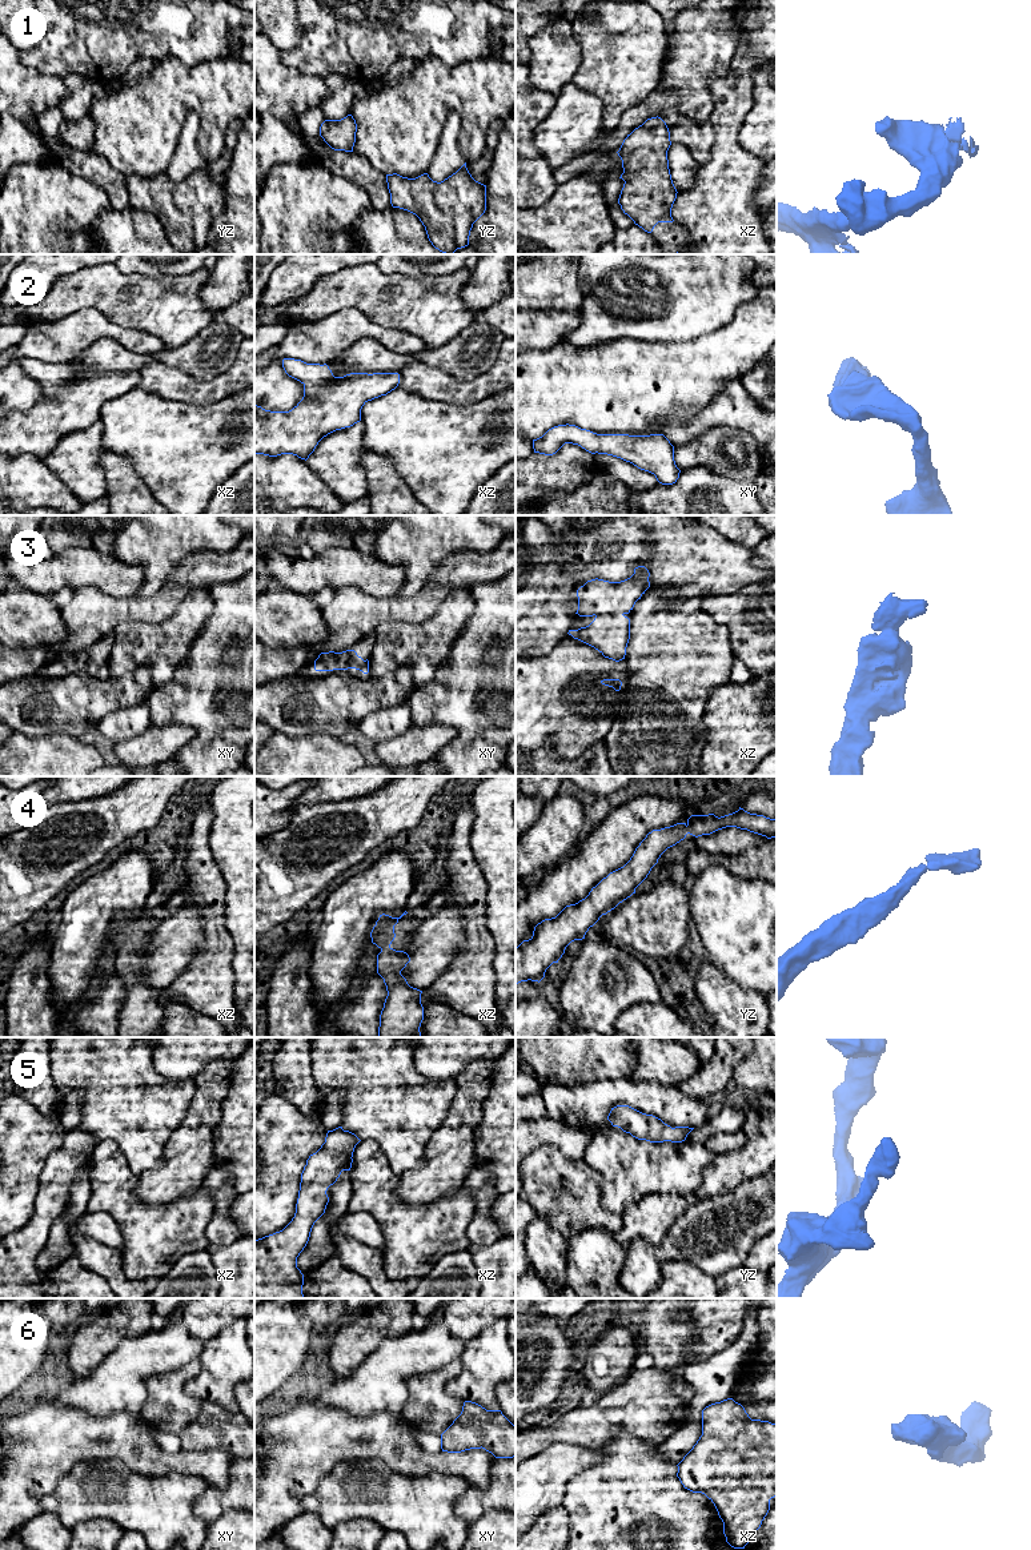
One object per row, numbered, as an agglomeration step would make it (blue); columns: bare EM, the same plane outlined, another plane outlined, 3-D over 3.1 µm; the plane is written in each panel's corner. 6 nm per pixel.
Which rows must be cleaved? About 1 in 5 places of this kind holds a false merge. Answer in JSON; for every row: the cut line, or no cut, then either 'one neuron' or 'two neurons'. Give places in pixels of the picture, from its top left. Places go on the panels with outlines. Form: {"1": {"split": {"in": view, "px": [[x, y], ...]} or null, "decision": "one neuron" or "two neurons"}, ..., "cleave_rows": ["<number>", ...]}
{"1": {"split": null, "decision": "one neuron"}, "2": {"split": null, "decision": "one neuron"}, "3": {"split": null, "decision": "one neuron"}, "4": {"split": null, "decision": "one neuron"}, "5": {"split": null, "decision": "one neuron"}, "6": {"split": null, "decision": "one neuron"}, "cleave_rows": []}

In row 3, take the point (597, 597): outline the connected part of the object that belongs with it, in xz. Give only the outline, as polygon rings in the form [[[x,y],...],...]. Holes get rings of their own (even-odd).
[[[645,566],[634,569],[634,574],[621,582],[603,579],[587,581],[577,590],[579,617],[595,617],[594,621],[569,635],[595,650],[605,658],[619,662],[625,659],[630,639],[630,619],[626,617],[650,587],[650,573]]]

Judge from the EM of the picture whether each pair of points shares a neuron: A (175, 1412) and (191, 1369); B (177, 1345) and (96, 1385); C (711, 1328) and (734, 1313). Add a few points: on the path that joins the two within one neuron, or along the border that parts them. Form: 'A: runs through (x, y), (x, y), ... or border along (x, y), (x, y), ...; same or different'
A: runs through (175, 1401), (175, 1385), (180, 1380); same
B: runs through (157, 1352), (137, 1358), (116, 1380); same
C: runs through (717, 1322), (729, 1313); same

